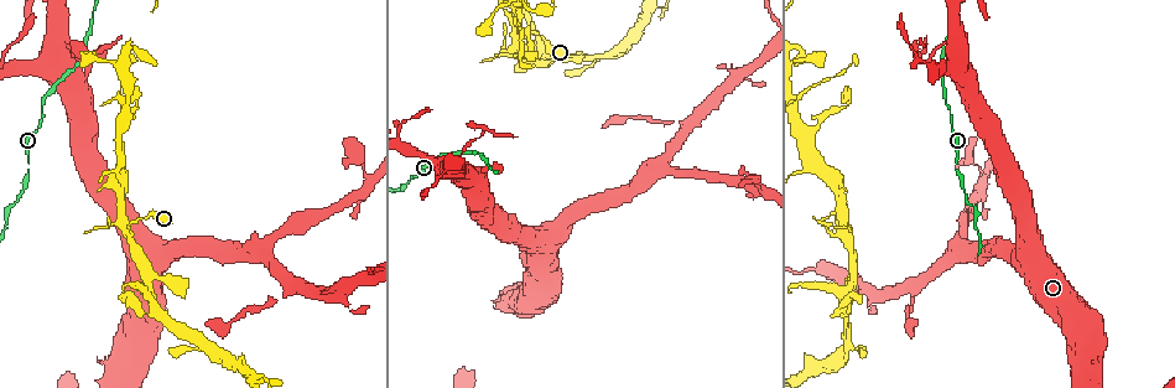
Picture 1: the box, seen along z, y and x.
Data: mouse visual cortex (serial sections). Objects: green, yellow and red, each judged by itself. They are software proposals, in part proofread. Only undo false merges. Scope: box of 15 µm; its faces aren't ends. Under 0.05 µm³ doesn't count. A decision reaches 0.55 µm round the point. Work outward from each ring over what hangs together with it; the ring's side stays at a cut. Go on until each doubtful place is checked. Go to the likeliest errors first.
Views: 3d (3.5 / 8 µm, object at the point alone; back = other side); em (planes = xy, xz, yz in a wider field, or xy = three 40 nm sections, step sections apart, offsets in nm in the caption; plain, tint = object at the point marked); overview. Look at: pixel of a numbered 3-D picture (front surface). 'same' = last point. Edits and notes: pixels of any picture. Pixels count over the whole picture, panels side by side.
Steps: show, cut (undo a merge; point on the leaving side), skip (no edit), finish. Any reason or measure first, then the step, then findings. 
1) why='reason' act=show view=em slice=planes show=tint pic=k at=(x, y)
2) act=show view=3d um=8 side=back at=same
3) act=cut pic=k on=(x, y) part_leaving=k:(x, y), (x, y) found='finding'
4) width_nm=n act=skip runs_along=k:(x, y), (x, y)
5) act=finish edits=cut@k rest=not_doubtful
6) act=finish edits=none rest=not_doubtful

why='narrows sharply' act=show view=3d um=3.5 pic=1 at=(672, 120)

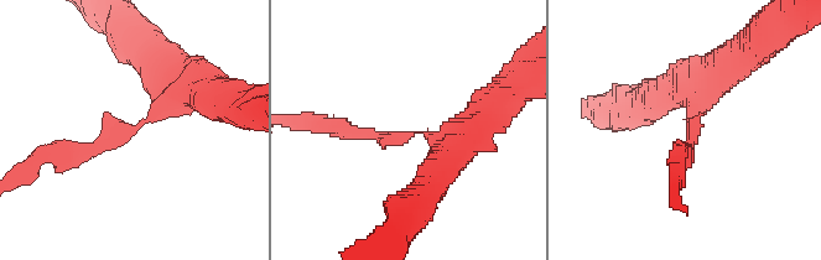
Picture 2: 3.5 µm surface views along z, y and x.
act=show view=em slice=xy step=1 show=tint pic=2 at=(687, 126)

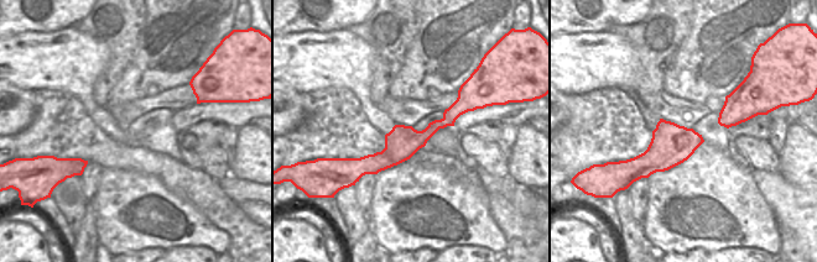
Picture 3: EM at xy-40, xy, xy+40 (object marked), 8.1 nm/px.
act=skip found='continuous, no second cell'

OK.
why='thin neck' act=show view=3d um=8 pic=1 at=(140, 219)

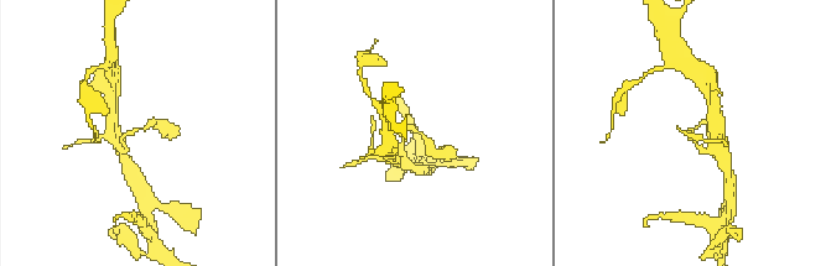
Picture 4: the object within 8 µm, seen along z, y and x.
act=show view=em slice=xy step=1 show=tint pic=4 at=(692, 130)

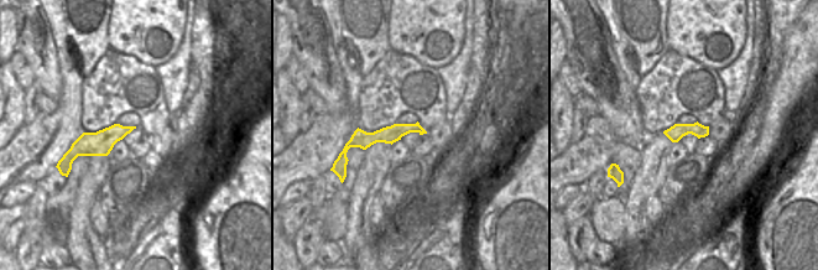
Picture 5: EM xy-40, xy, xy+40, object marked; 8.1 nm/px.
act=skip runs_along=5:(418, 129), (350, 144) found='continuous, no second cell'

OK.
why='thin arm on a thick one' act=show view=3d um=3.5 pic=1 at=(129, 233)

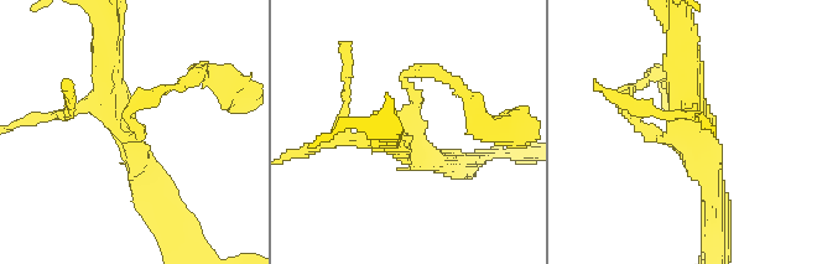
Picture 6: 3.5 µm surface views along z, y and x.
why='shape alone is not enough' act=show view=em slice=xy step=3 show=tint pic=6 at=(405, 130)

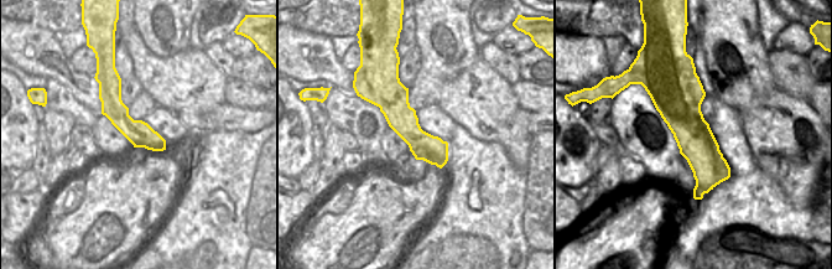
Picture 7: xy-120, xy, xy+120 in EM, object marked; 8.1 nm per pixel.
width_nm=240 act=skip runs_along=7:(686, 71), (698, 196) found='one cell here'

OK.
act=finish edits=none rest=not_doubtful

